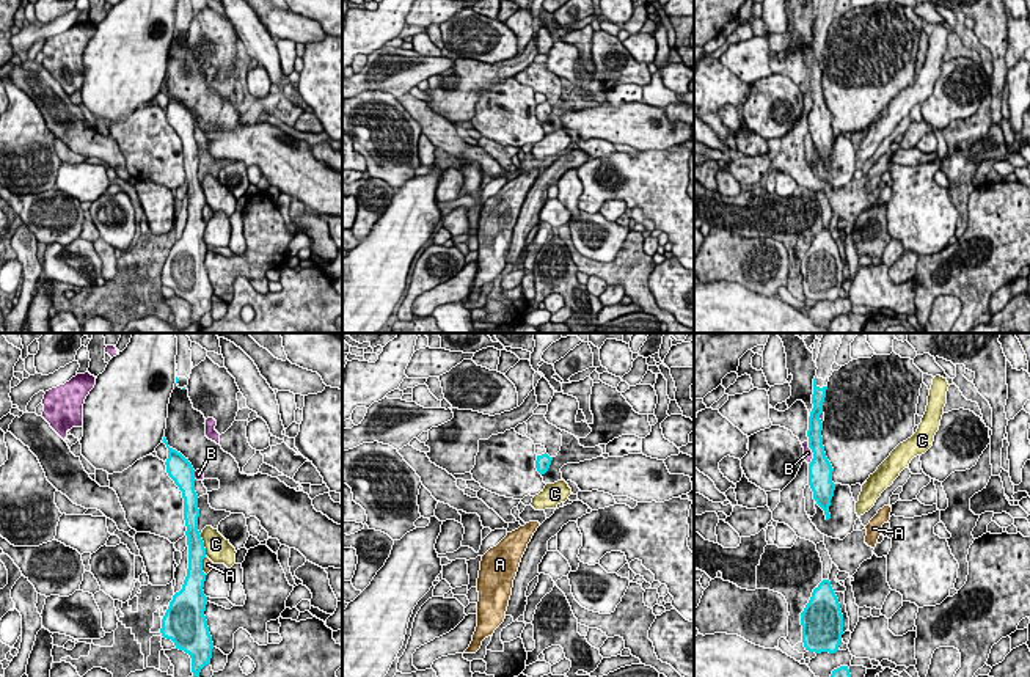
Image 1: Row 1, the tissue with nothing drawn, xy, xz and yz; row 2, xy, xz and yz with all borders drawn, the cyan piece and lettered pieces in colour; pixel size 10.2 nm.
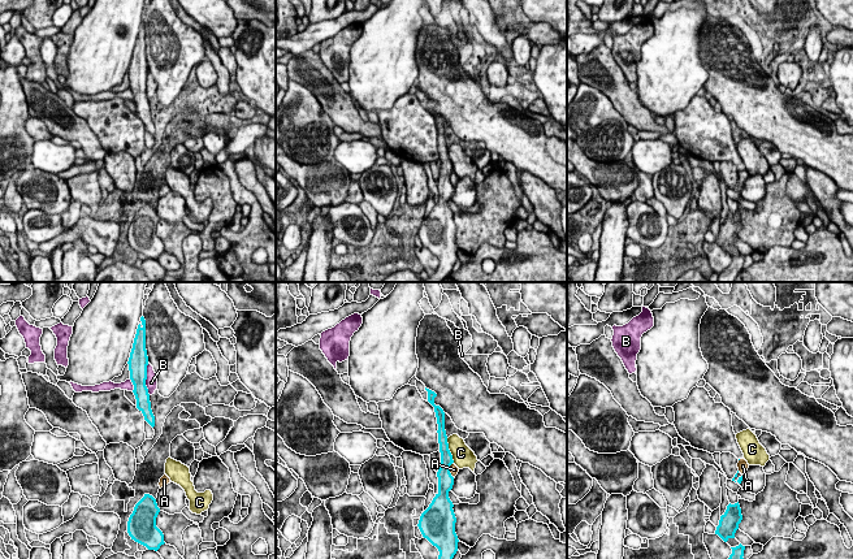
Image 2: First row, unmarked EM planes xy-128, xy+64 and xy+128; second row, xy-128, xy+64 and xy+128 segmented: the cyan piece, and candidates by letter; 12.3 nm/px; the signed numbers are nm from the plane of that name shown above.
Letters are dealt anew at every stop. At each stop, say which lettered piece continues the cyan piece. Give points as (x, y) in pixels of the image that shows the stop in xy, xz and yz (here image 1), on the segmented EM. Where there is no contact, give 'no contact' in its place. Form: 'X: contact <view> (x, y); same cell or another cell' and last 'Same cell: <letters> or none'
A: contact xy (201, 566); another cell
B: contact yz (812, 451); another cell
C: contact xy (203, 545); another cell
Same cell: none

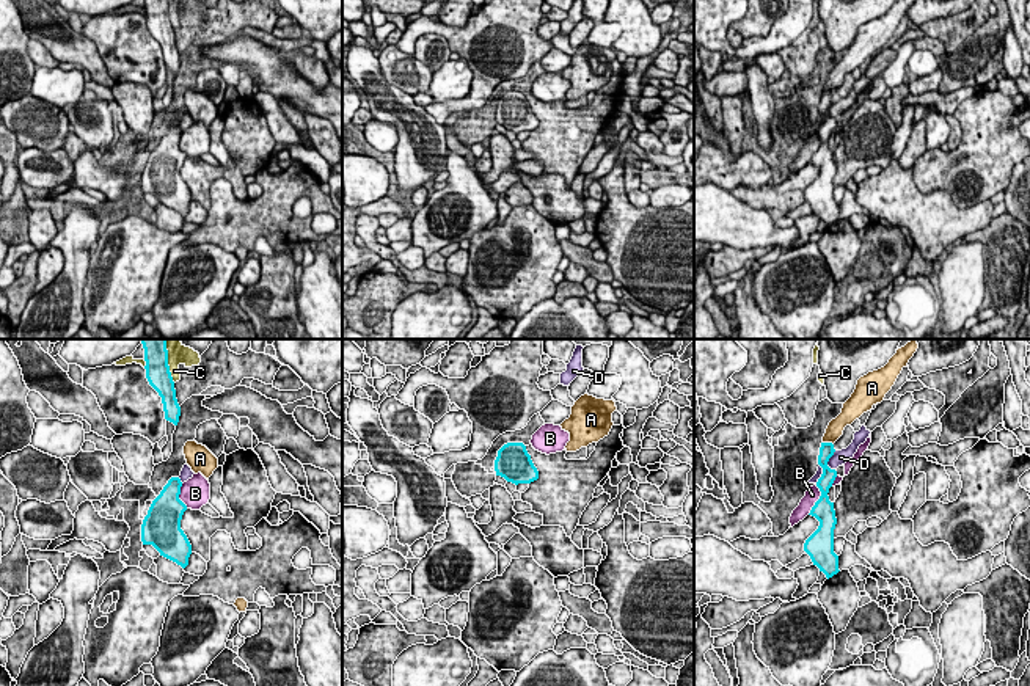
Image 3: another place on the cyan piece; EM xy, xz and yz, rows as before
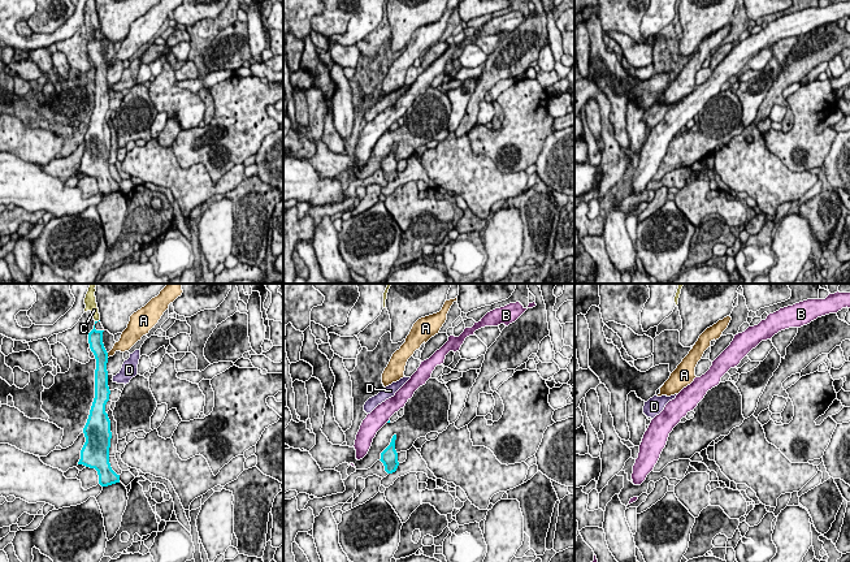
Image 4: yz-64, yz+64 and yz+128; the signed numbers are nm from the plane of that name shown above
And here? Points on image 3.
A: contact yz (828, 443); another cell
B: contact yz (818, 499); another cell
C: contact xy (167, 361); another cell
D: contact yz (828, 460); another cell
Same cell: none

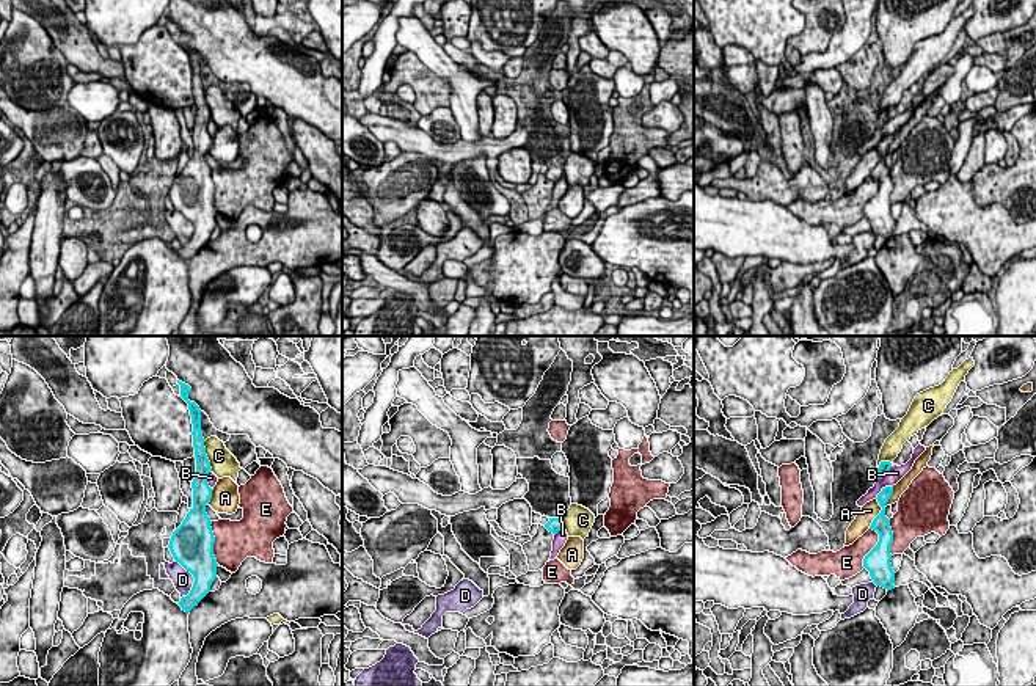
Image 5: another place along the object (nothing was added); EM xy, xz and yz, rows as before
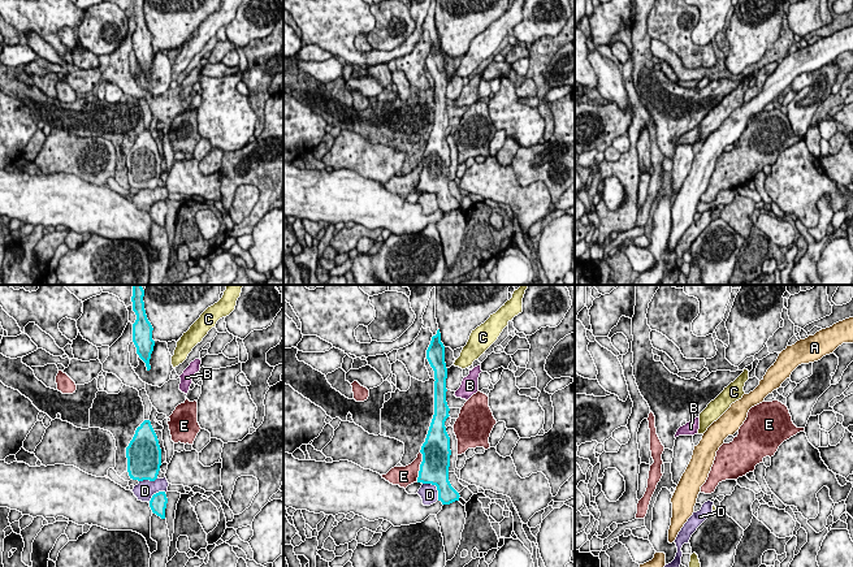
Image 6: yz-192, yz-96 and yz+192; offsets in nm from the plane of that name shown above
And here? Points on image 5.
A: contact yz (884, 506); another cell
B: contact yz (882, 490); another cell
C: contact xy (206, 456); another cell
D: contact xy (195, 580); another cell
E: contact xy (214, 542); another cell
Same cell: none

